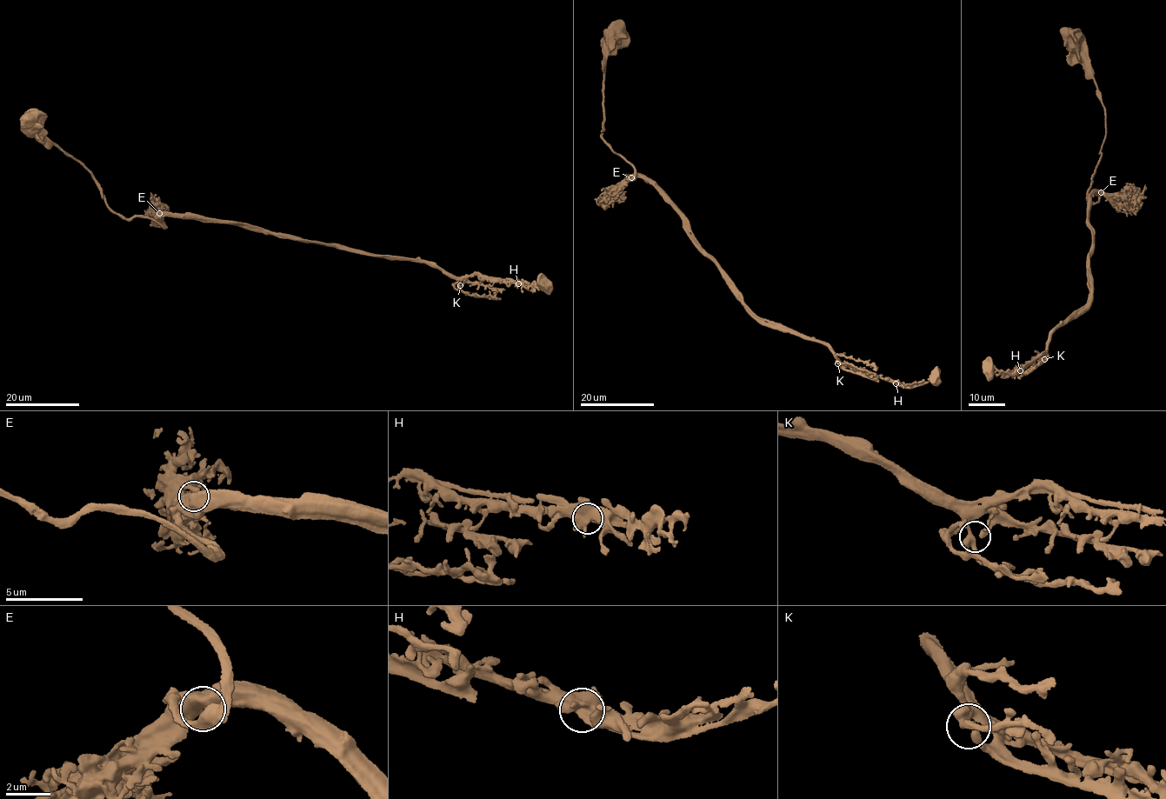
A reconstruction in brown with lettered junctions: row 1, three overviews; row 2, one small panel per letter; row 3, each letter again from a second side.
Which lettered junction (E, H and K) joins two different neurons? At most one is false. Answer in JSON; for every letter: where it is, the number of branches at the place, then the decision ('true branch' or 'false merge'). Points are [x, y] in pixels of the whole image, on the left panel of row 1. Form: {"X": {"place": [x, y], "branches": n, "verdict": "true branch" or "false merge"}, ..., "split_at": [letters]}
{"E": {"place": [159, 213], "branches": 1, "verdict": "true branch"}, "H": {"place": [518, 283], "branches": 4, "verdict": "false merge"}, "K": {"place": [460, 285], "branches": 2, "verdict": "true branch"}, "split_at": ["H"]}

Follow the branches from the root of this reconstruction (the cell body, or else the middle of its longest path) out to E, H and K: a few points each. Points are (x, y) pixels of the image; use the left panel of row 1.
E: (29, 127), (83, 166), (112, 210), (129, 219), (136, 216), (147, 217), (164, 227), (156, 218), (159, 213)
H: (29, 127), (83, 166), (110, 209), (127, 218), (164, 227), (157, 217), (232, 220), (458, 277), (518, 283)
K: (29, 127), (83, 166), (110, 209), (127, 218), (164, 227), (157, 217), (248, 223), (436, 266), (460, 285)

